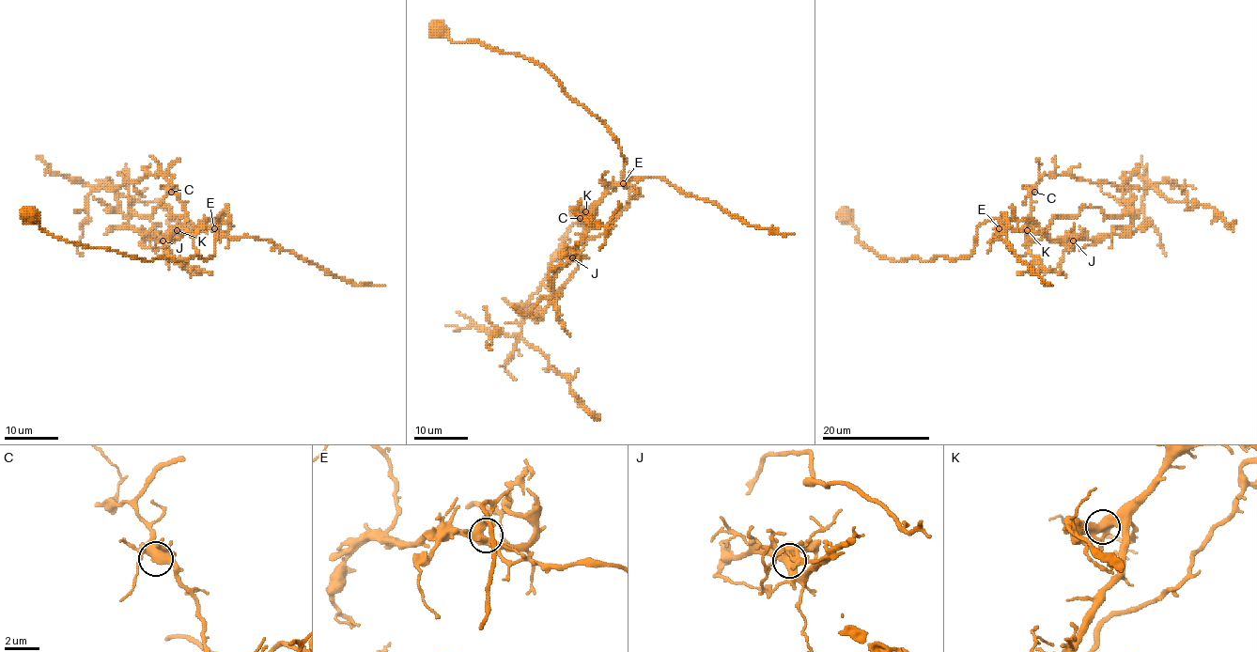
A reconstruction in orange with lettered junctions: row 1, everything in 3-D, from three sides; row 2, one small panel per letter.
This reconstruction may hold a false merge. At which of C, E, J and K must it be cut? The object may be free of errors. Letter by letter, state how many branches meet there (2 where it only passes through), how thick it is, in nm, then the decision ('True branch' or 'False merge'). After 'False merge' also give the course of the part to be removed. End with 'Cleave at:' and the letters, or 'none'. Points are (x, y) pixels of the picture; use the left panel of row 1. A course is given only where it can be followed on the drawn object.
C: Branches: 4. Thickness 480 nm. True branch
E: Branches: 5. Thickness 440 nm. True branch
J: Branches: 5. Thickness 400 nm. True branch
K: Branches: 5. Thickness 480 nm. False merge. Course of the part to remove: (177, 231), (186, 223), (184, 204), (162, 174), (112, 186), (121, 195), (162, 205), (191, 232)
Cleave at: K

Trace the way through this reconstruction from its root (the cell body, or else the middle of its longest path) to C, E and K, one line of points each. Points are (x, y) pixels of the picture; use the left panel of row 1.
C: (195, 229), (184, 228), (184, 204), (171, 192)
E: (195, 229), (214, 228)
K: (195, 229), (177, 231)

